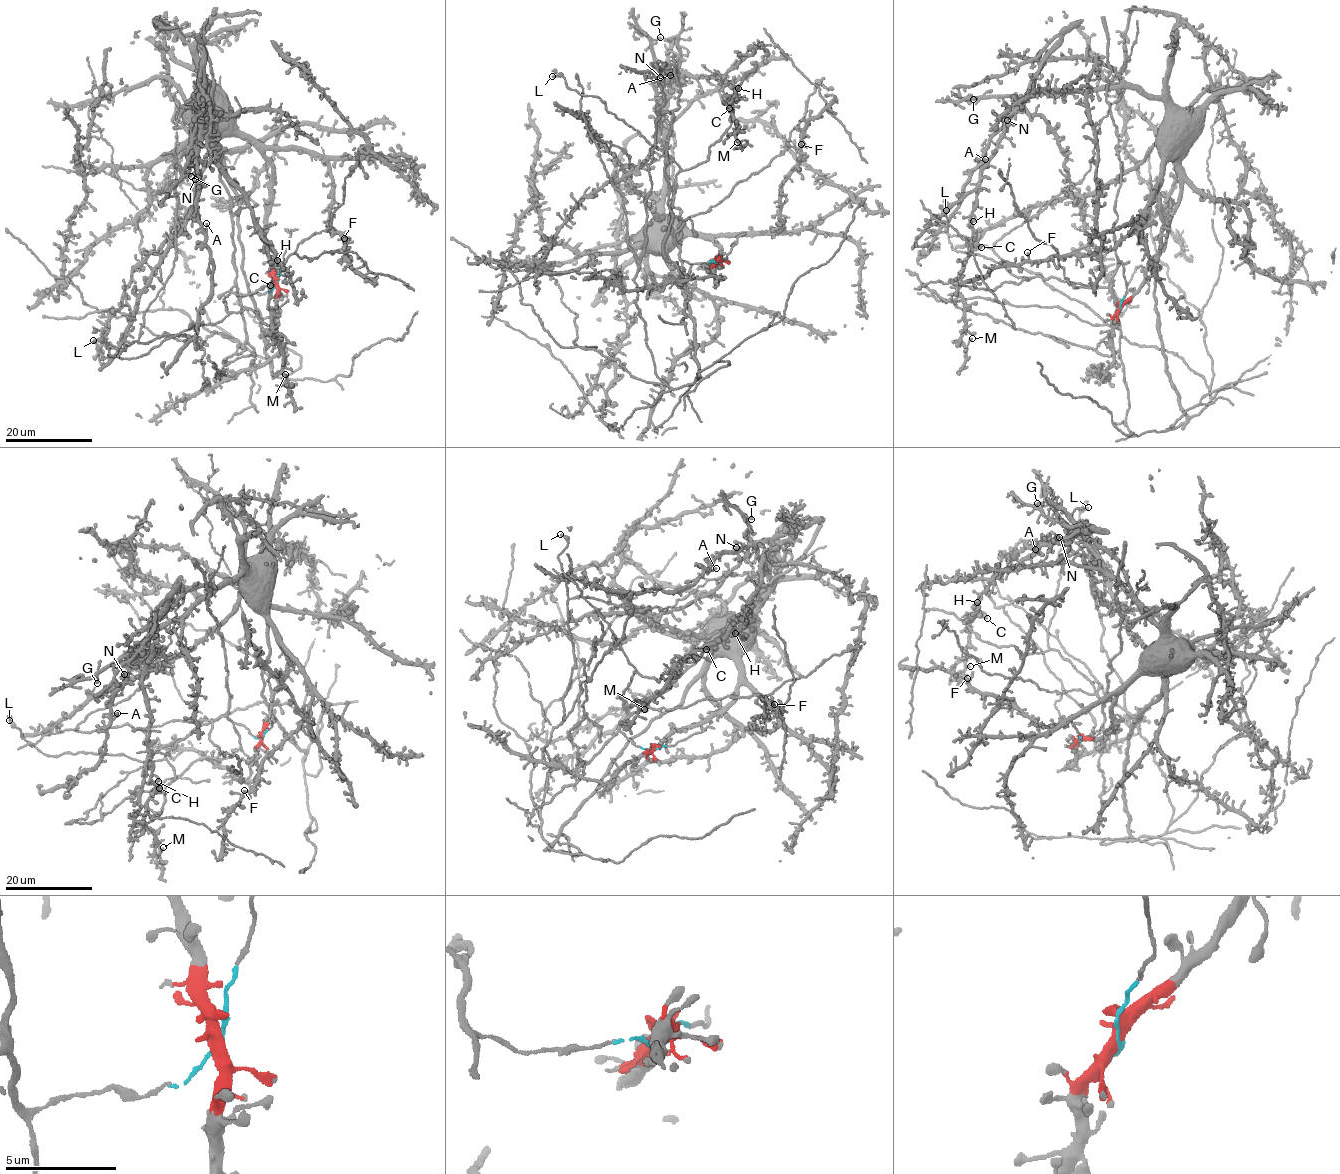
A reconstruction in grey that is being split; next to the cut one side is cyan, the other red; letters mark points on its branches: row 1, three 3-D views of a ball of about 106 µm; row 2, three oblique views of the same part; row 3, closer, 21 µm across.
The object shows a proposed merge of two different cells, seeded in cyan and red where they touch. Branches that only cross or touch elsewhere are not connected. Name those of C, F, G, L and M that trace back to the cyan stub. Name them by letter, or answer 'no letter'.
C, L, M

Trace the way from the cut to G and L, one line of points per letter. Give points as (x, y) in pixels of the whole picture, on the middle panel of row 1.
G: (719, 261), (708, 269), (720, 245), (664, 213), (665, 128), (653, 82), (652, 40), (661, 37)
L: (719, 261), (680, 258), (669, 221), (680, 170), (675, 162), (598, 97), (578, 93), (563, 76), (552, 76)

